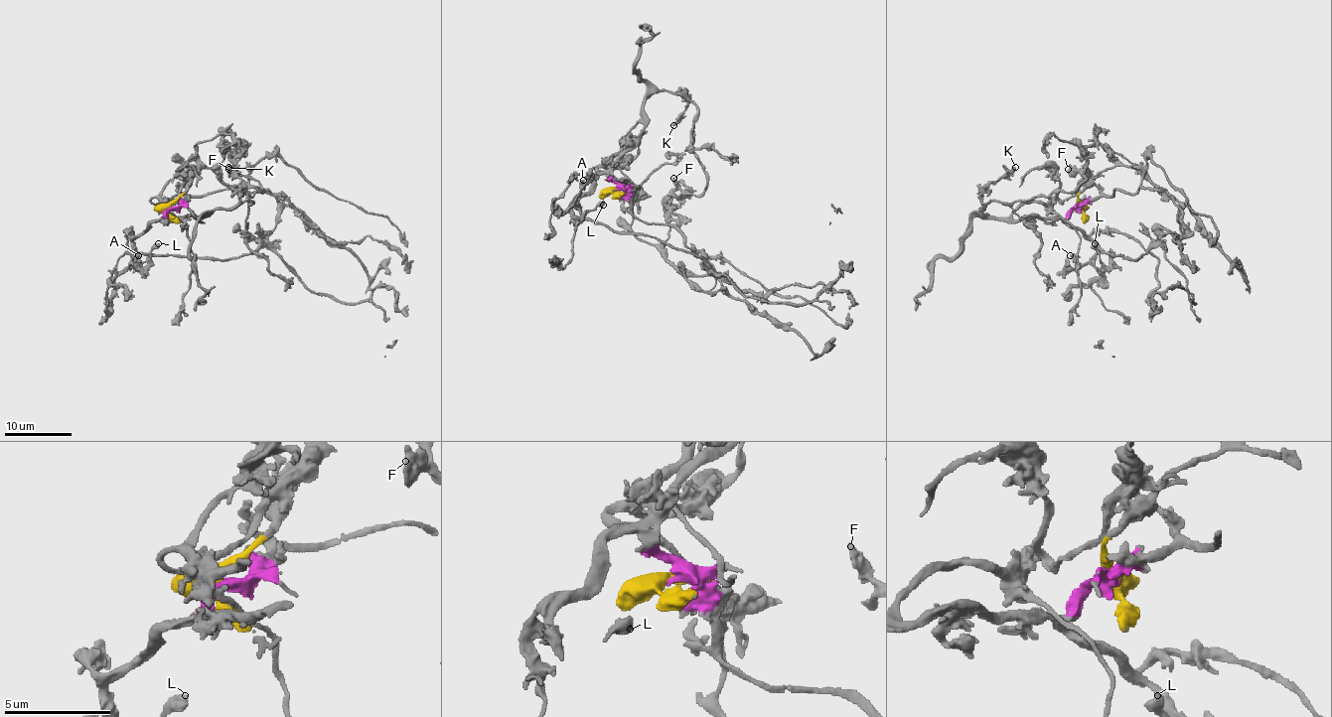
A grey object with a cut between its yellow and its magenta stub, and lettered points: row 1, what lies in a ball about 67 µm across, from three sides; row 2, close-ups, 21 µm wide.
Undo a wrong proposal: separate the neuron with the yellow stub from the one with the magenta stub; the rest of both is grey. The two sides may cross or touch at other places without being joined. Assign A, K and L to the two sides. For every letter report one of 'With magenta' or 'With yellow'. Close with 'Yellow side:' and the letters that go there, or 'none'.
A: With magenta
K: With magenta
L: With magenta
Yellow side: none

